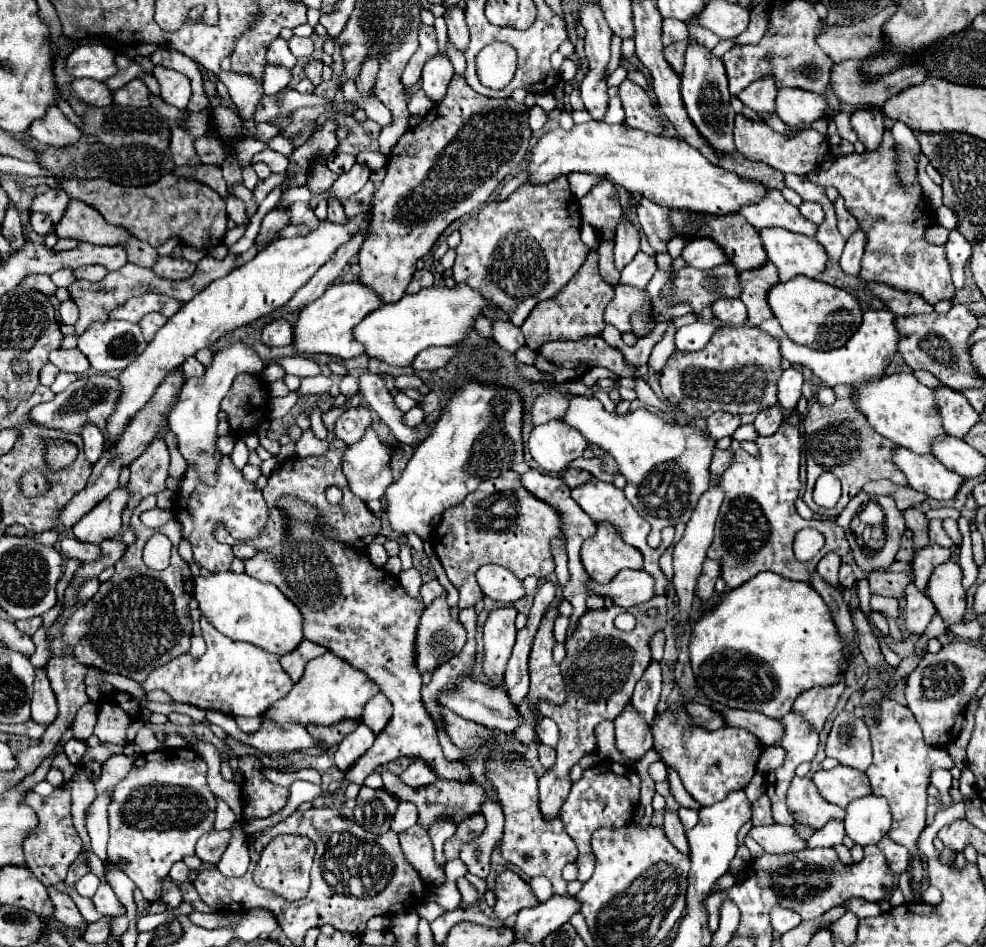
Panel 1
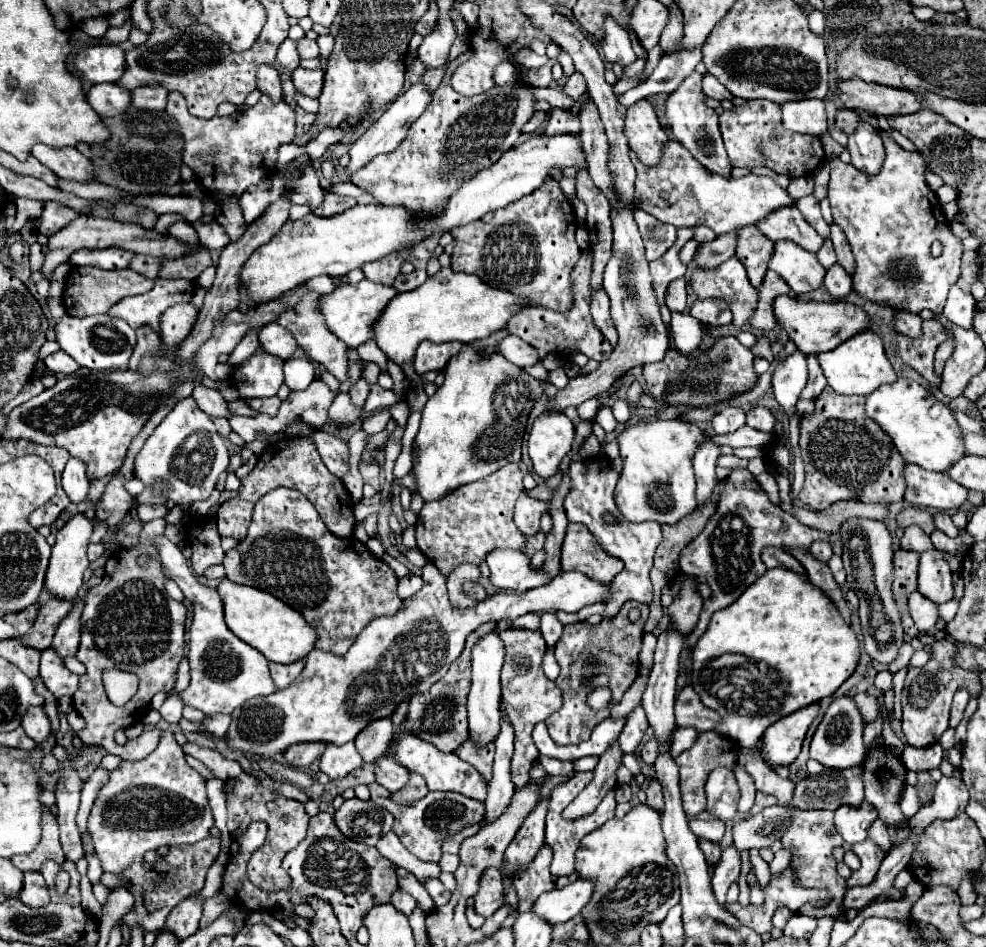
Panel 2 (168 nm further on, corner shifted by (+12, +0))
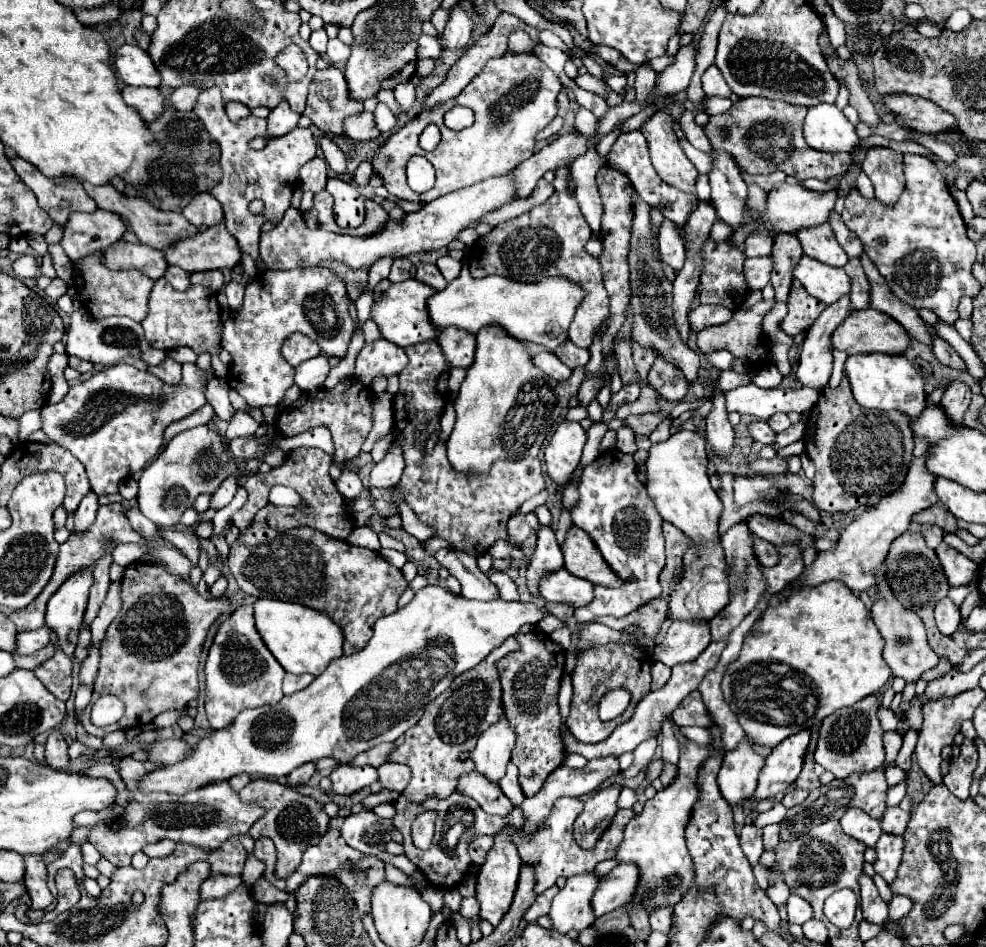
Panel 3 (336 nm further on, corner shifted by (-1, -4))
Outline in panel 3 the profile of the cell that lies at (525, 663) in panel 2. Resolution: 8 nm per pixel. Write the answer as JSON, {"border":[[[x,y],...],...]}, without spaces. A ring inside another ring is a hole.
{"border":[[[519,632],[515,638],[519,640],[519,650],[501,658],[497,668],[501,674],[505,716],[517,734],[511,762],[519,768],[519,782],[525,796],[531,798],[539,792],[539,788],[543,788],[543,780],[547,780],[547,776],[559,768],[565,758],[565,748],[559,736],[561,714],[557,706],[565,650],[545,632]]]}

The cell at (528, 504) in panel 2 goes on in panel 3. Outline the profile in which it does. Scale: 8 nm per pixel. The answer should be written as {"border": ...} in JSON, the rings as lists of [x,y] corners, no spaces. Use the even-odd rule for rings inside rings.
{"border":[[[543,526],[537,534],[537,548],[527,564],[527,590],[533,598],[539,598],[539,580],[551,572],[563,568],[563,554],[551,528]]]}

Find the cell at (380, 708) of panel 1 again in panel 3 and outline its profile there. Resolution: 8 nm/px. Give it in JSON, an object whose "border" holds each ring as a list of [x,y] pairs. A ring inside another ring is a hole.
{"border":[[[379,744],[367,752],[361,752],[359,756],[355,756],[355,760],[351,760],[351,766],[373,766],[379,768],[383,762],[387,762],[387,754],[395,750],[393,744]]]}

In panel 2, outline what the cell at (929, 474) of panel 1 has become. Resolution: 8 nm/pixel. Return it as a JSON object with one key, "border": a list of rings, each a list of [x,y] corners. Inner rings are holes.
{"border":[[[906,464],[906,494],[904,500],[912,506],[938,508],[940,512],[948,512],[952,508],[960,508],[966,502],[968,490],[954,482],[948,474],[928,472],[920,466]]]}

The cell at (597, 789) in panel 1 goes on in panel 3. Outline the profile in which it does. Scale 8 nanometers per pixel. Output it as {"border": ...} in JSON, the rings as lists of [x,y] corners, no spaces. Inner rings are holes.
{"border":[[[559,798],[555,802],[555,808],[551,808],[551,816],[547,816],[547,820],[543,820],[543,824],[539,824],[539,832],[535,832],[535,836],[523,836],[523,832],[513,832],[511,842],[517,846],[521,862],[531,866],[535,872],[535,894],[541,894],[547,888],[551,888],[557,882],[557,878],[569,878],[569,876],[575,876],[581,872],[589,872],[599,862],[613,858],[615,848],[623,840],[623,828],[633,816],[631,810],[619,810],[613,824],[601,836],[597,846],[593,850],[583,850],[573,840],[573,822],[581,810],[583,810],[583,802],[579,798]]]}

